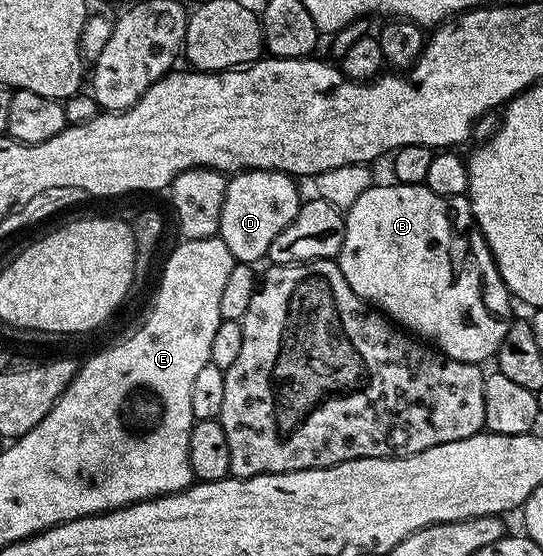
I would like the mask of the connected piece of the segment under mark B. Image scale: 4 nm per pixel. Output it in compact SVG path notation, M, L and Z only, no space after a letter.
M374 184L351 204L345 219L345 239L341 245L339 255L339 265L347 284L358 294L364 302L381 311L388 316L398 327L404 328L410 335L432 344L441 353L449 358L454 358L460 362L475 362L485 364L485 361L496 359L497 351L501 349L503 340L507 336L511 325L509 318L509 302L511 295L509 289L503 284L501 274L497 271L497 265L493 259L493 254L489 250L489 245L485 243L485 238L477 228L476 222L473 221L473 209L469 207L468 197L458 196L456 198L444 198L435 192L431 192L428 186L412 186L411 184L392 184L393 186L380 186Z

